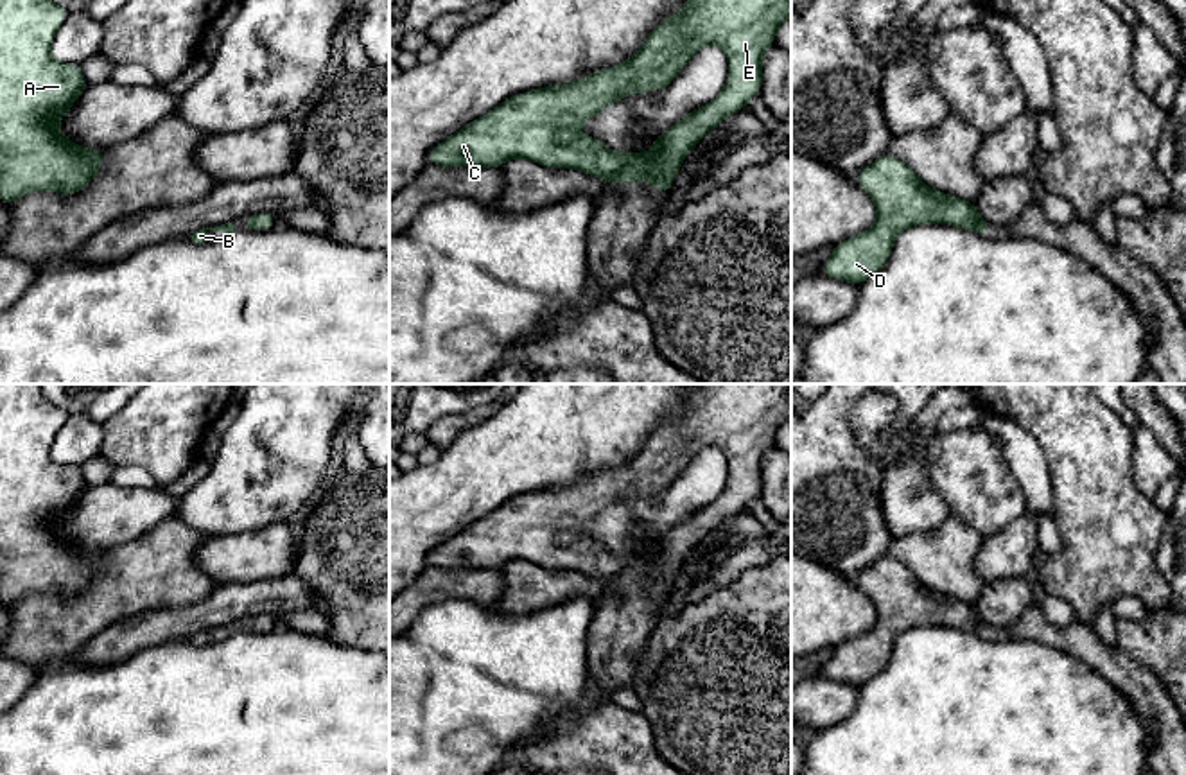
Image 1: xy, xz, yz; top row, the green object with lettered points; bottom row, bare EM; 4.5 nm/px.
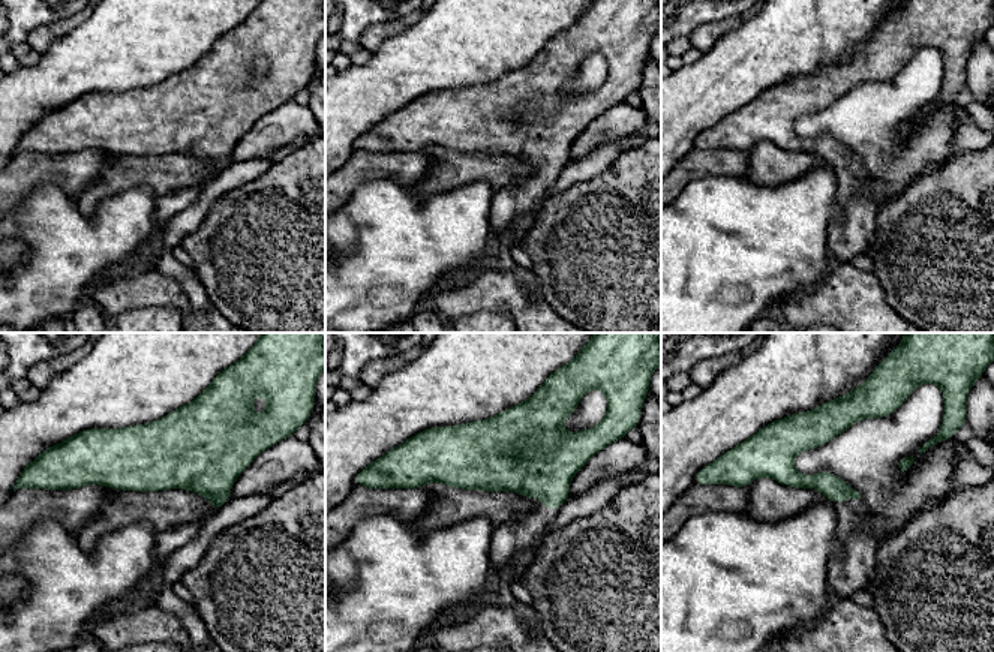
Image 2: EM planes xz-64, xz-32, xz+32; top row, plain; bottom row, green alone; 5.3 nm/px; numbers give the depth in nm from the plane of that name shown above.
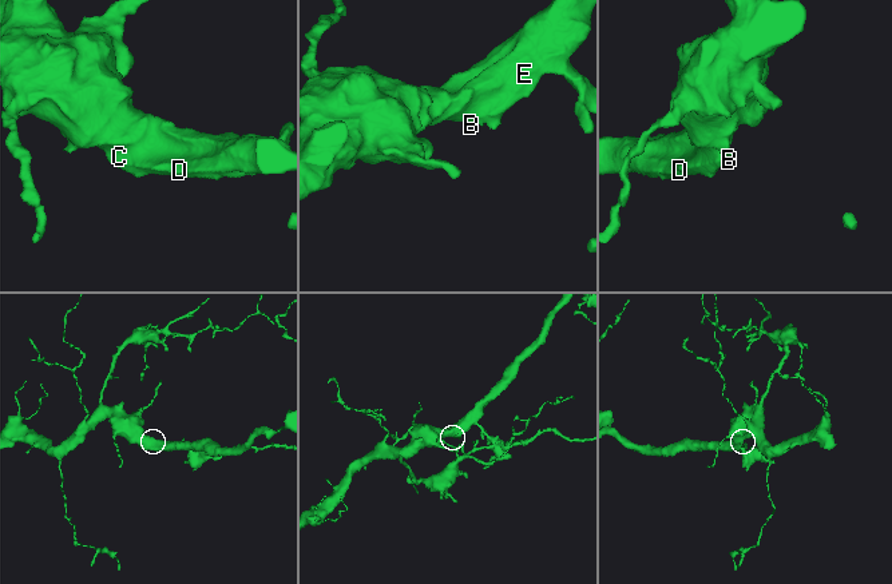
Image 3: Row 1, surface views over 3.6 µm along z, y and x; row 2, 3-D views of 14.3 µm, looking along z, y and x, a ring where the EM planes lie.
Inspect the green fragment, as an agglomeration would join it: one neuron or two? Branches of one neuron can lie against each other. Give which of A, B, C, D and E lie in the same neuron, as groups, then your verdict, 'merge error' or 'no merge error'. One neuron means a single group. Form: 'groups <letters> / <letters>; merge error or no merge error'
groups A B C D E; no merge error

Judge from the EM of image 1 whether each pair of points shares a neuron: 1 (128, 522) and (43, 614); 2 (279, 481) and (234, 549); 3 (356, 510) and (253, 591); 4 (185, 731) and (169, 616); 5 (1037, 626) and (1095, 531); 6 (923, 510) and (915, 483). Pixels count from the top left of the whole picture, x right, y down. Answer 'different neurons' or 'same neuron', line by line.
1: different neurons
2: different neurons
3: different neurons
4: different neurons
5: different neurons
6: same neuron

